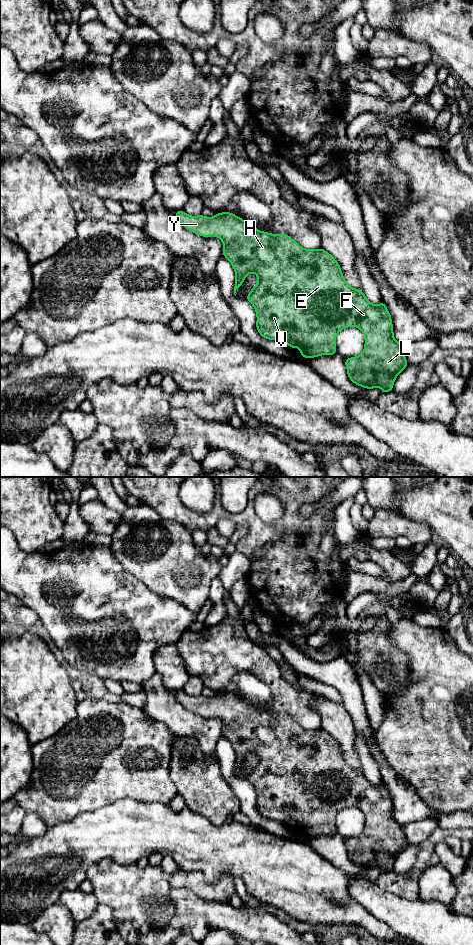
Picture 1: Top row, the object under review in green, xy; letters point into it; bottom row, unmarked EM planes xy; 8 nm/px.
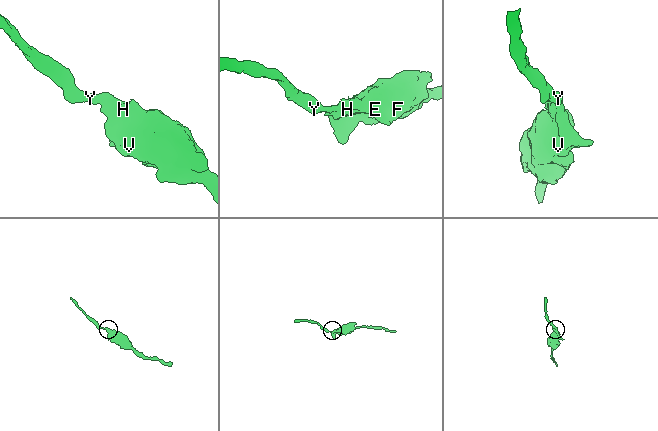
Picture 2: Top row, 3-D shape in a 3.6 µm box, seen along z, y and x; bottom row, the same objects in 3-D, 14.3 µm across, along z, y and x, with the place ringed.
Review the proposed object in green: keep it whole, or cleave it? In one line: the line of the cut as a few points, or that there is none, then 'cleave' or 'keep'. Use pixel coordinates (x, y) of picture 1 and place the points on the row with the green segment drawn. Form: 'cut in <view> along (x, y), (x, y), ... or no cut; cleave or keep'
no cut; keep

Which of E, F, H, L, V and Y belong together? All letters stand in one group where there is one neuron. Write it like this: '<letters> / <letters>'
E F H L V Y

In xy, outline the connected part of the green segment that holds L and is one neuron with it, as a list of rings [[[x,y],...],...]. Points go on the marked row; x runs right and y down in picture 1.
[[[183,210],[175,211],[175,215],[187,230],[203,237],[217,236],[222,240],[223,257],[230,261],[235,271],[235,296],[236,290],[242,286],[250,272],[258,276],[258,283],[251,289],[246,299],[255,308],[256,328],[263,338],[282,341],[292,349],[298,347],[301,357],[314,358],[336,354],[336,335],[344,328],[355,326],[363,332],[365,346],[359,356],[344,359],[349,379],[366,389],[380,387],[382,393],[393,390],[397,375],[408,366],[408,363],[403,346],[394,338],[391,315],[383,301],[379,305],[374,305],[368,301],[362,290],[352,288],[345,282],[340,265],[332,255],[323,248],[304,249],[286,234],[259,231],[231,212],[217,213],[212,218],[202,214],[190,216]]]

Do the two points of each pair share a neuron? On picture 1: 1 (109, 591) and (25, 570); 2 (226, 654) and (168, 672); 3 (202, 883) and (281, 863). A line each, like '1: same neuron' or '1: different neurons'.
1: same neuron
2: different neurons
3: different neurons

